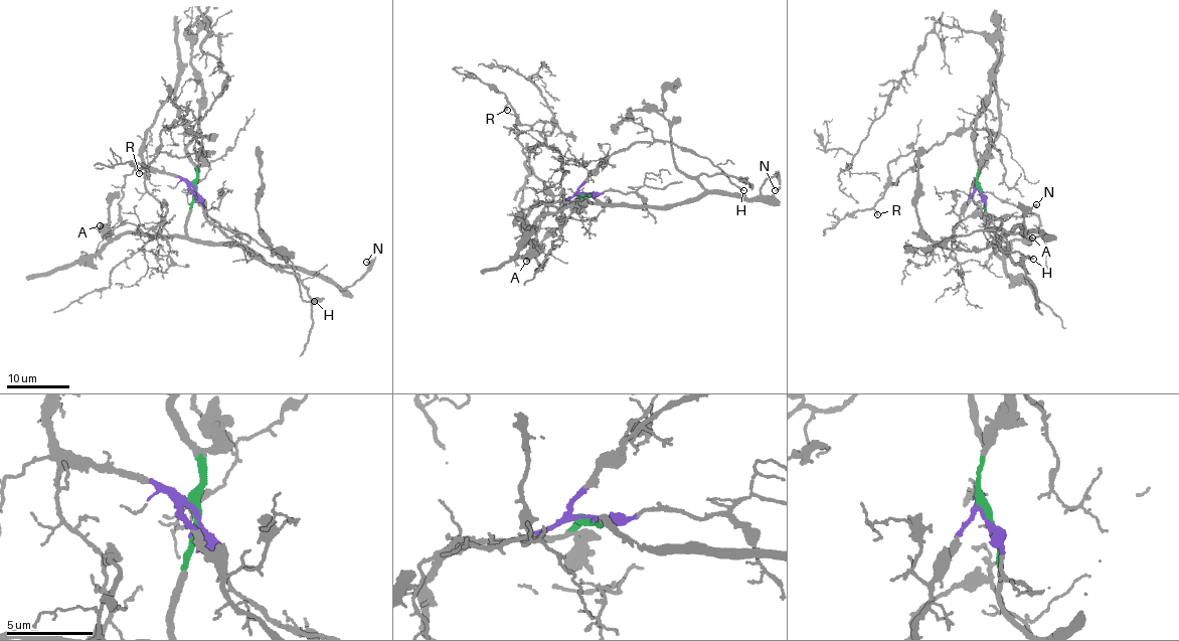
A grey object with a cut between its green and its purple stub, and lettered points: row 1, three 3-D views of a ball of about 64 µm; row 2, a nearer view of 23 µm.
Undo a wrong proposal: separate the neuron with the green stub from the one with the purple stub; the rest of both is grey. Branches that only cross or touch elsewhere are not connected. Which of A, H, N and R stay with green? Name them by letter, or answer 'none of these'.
A, N

